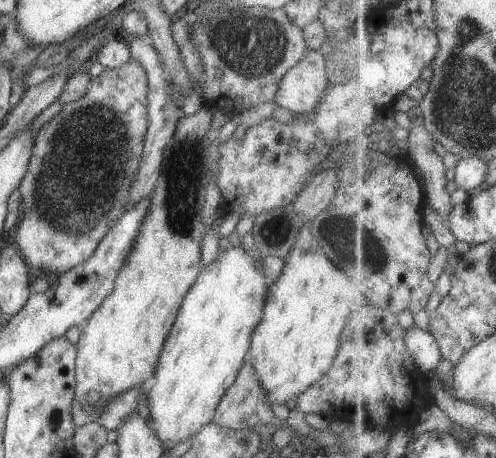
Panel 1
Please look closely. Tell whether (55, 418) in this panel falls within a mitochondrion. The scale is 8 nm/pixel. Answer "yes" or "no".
no

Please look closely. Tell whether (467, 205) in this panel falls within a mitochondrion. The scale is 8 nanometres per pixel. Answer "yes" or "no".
no

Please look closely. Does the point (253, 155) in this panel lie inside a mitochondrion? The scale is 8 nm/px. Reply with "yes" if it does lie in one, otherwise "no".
no

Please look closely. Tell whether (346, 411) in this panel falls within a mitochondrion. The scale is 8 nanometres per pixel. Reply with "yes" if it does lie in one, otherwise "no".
no

